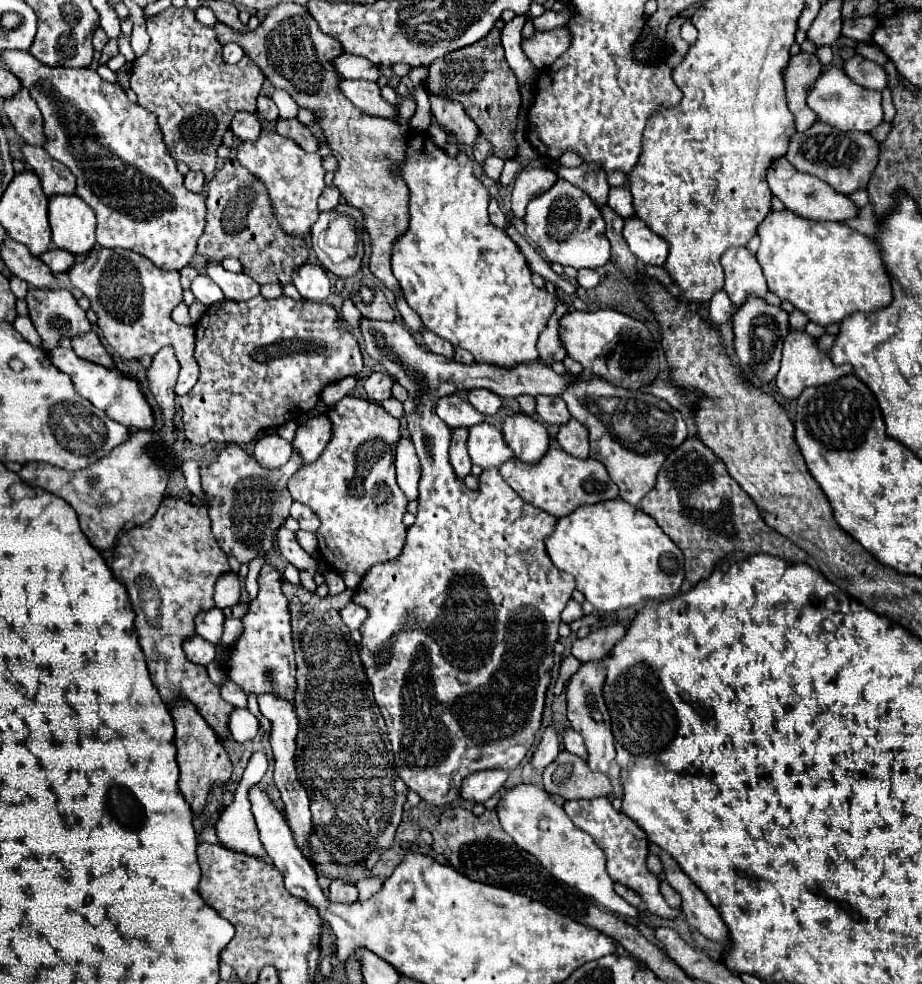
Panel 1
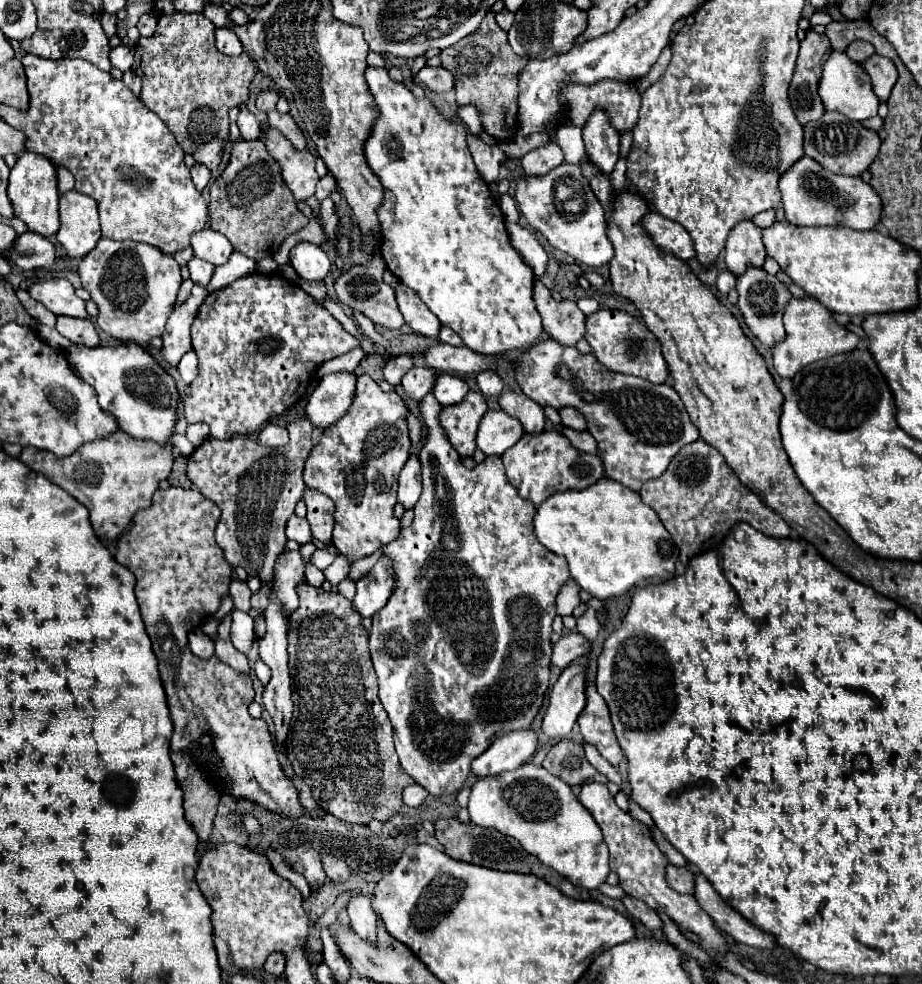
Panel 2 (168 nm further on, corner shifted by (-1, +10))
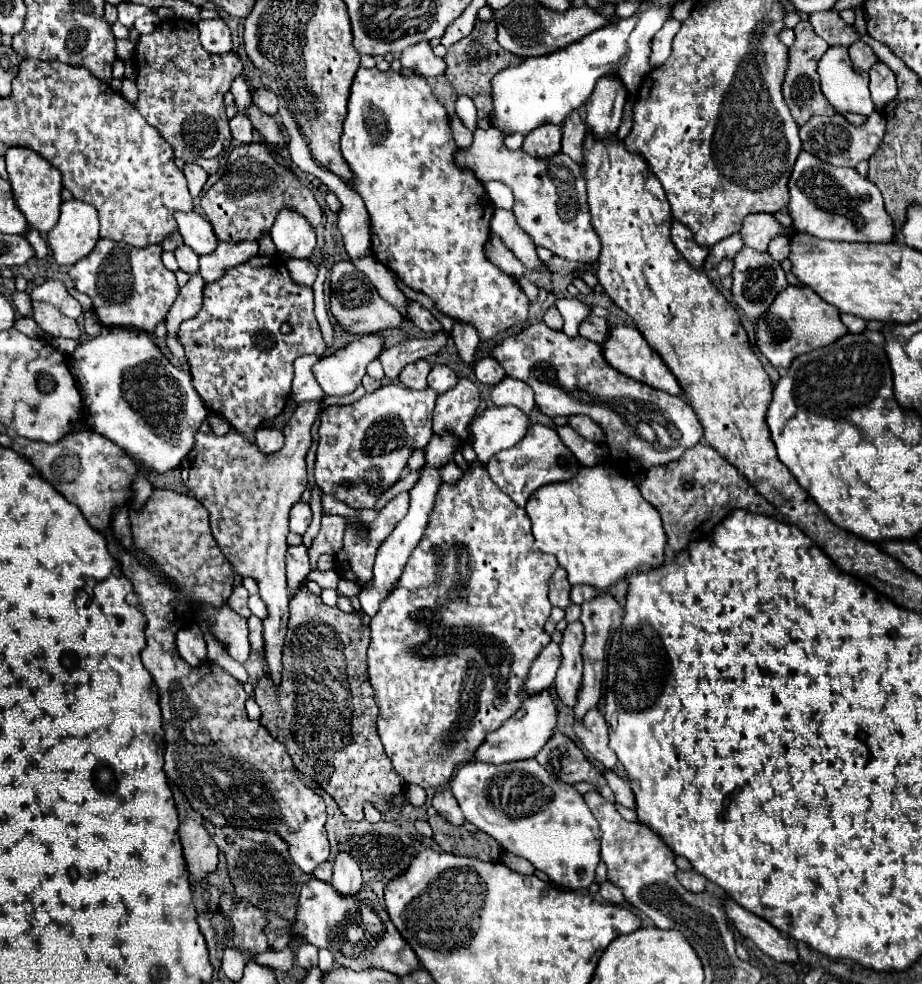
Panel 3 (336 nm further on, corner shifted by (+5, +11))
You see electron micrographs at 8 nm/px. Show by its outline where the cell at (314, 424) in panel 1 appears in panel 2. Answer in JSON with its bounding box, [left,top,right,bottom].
[306,373,354,429]

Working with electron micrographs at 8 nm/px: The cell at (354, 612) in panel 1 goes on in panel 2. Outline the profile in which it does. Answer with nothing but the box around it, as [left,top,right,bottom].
[354,561,394,617]

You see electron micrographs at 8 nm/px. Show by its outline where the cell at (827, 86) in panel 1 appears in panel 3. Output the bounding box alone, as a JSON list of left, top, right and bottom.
[818,44,874,116]

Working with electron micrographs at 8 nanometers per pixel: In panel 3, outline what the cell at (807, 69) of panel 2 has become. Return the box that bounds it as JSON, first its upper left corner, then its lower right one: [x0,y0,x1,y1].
[782,20,836,126]

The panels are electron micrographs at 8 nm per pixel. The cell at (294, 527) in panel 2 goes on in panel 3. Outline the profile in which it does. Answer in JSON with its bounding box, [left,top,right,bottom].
[290,502,312,534]

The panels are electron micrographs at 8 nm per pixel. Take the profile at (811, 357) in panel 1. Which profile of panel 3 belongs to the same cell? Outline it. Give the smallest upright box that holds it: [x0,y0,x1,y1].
[756,286,846,370]

